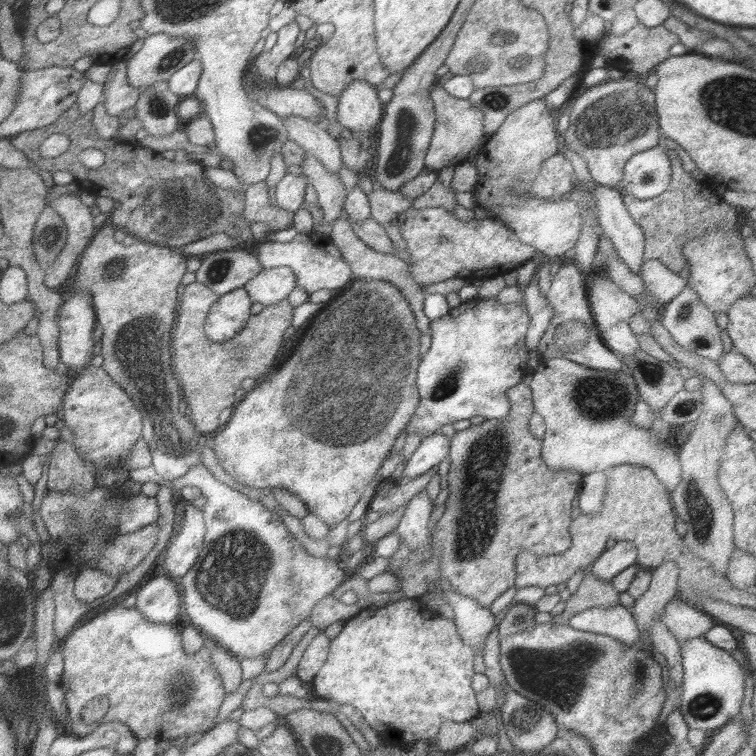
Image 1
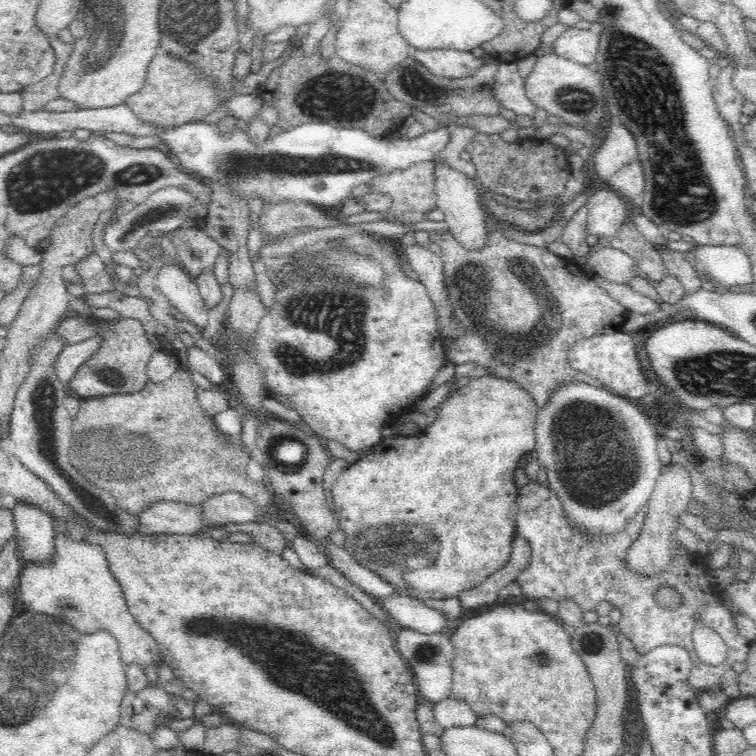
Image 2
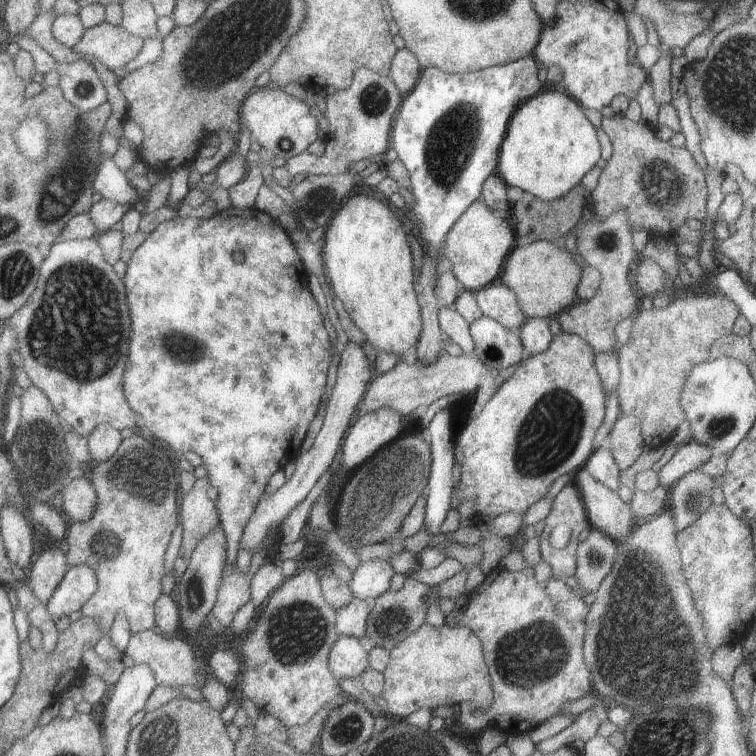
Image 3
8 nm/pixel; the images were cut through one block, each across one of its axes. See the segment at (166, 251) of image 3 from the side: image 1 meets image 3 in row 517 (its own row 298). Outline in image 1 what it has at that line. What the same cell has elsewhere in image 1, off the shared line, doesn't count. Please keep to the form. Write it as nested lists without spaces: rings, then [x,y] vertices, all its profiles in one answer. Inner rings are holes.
[[[237,288],[223,296],[217,296],[205,318],[205,336],[219,344],[237,336],[251,318],[251,304],[253,302],[245,288]]]

